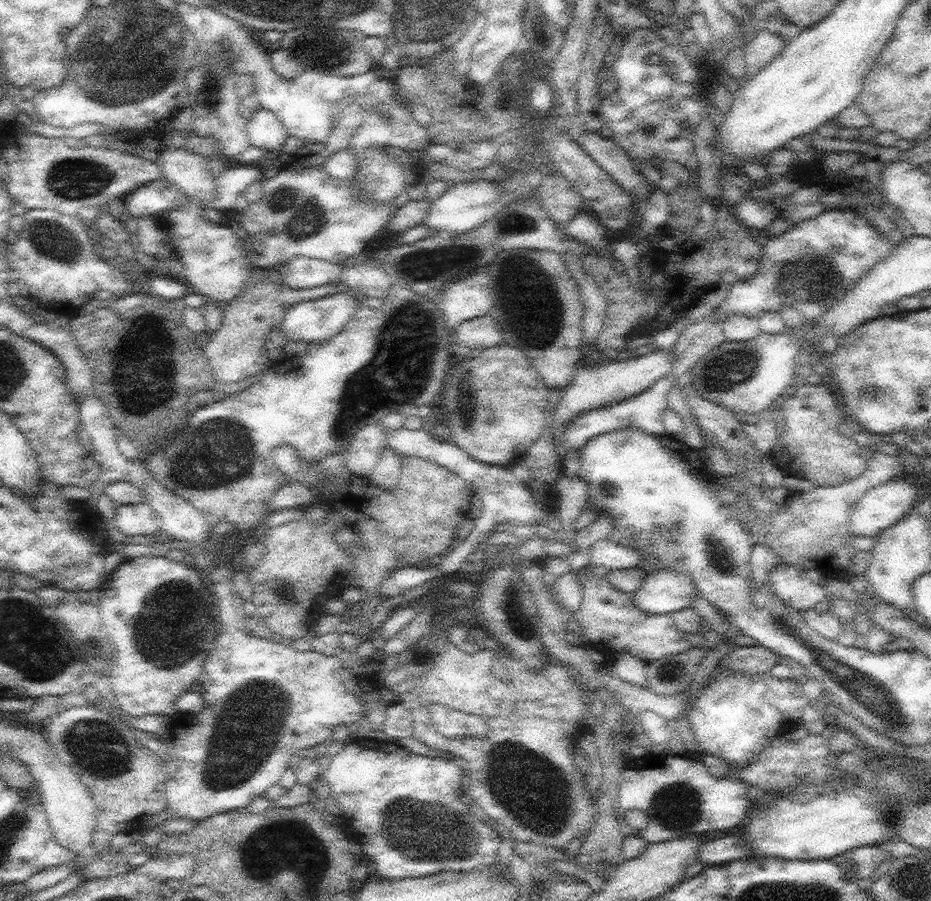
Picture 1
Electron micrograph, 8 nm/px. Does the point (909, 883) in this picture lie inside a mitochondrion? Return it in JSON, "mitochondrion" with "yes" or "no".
{"mitochondrion":"yes"}

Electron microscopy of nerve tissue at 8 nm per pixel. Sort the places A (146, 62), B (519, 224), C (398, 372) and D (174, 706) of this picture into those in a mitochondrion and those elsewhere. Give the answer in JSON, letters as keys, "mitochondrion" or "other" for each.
{"A":"mitochondrion","B":"other","C":"mitochondrion","D":"other"}

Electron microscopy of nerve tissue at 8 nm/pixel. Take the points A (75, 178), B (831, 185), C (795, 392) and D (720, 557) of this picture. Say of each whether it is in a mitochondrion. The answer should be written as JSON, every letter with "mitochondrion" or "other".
{"A":"mitochondrion","B":"other","C":"other","D":"mitochondrion"}

